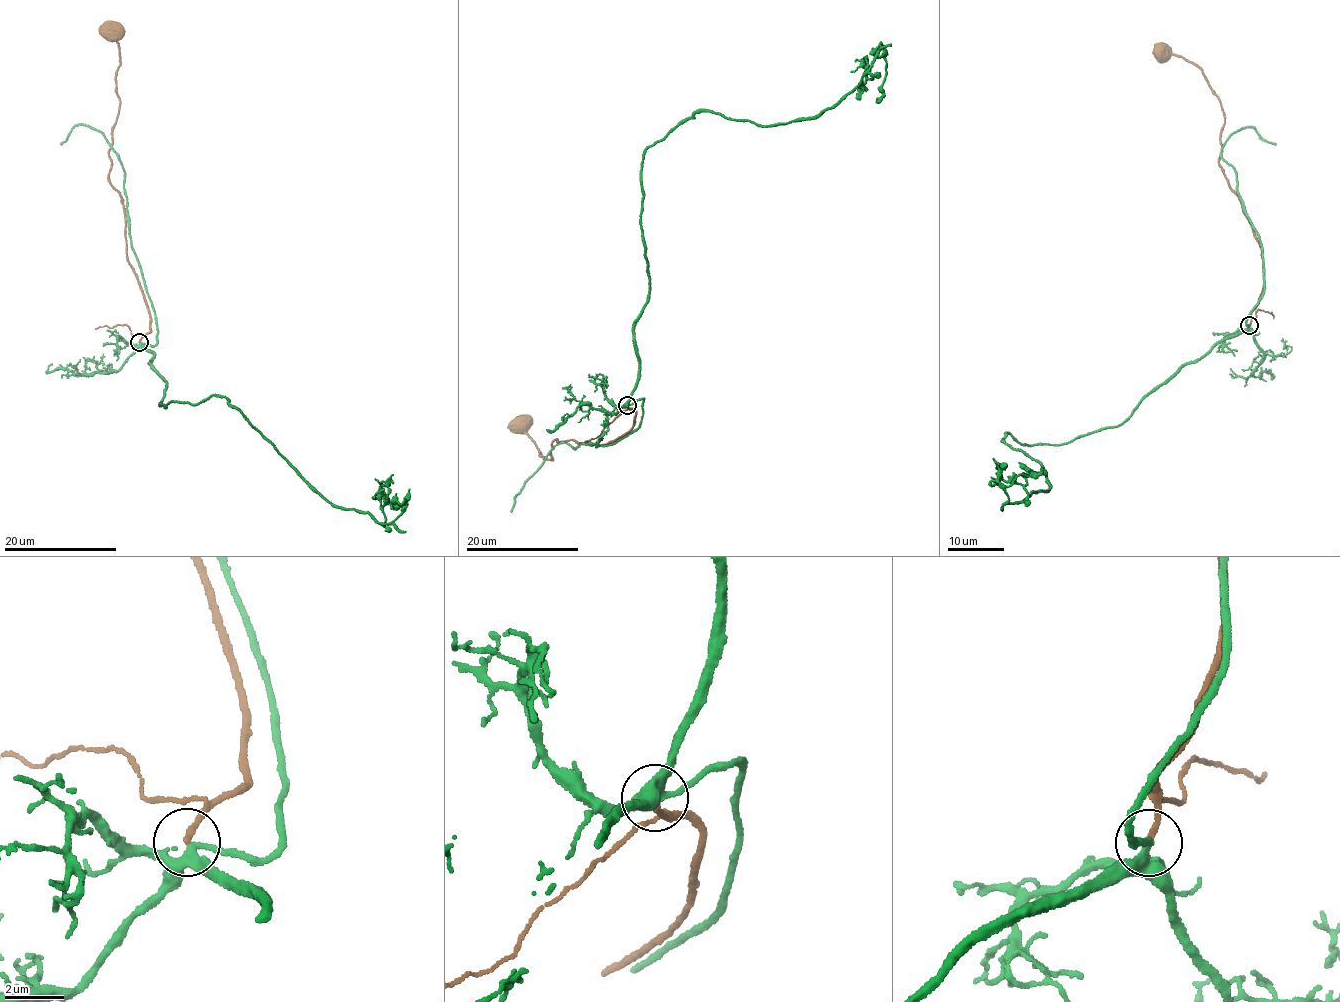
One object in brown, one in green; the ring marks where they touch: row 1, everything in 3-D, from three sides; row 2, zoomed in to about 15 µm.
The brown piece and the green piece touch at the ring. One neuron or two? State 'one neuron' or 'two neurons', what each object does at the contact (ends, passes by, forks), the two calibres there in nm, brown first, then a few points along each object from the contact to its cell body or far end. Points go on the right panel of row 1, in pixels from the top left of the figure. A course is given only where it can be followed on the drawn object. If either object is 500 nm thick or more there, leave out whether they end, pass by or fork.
two neurons; brown ends there; green forks there; 200 nm thick on the brown side, 280 nm on the other; brown runs (1249, 325), (1261, 292), (1262, 256), (1237, 193), (1218, 163), (1222, 104), (1196, 65), (1163, 50); green runs (1249, 325), (1113, 427), (1067, 443), (1005, 433), (1051, 487), (1010, 502), (1011, 482), (1043, 468)

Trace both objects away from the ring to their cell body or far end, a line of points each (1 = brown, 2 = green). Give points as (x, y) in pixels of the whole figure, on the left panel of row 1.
1: (140, 342), (150, 330), (150, 317), (129, 260), (123, 201), (109, 177), (121, 58), (109, 29)
2: (140, 342), (167, 388), (158, 406), (225, 397), (327, 501), (390, 523), (404, 508), (391, 501)

